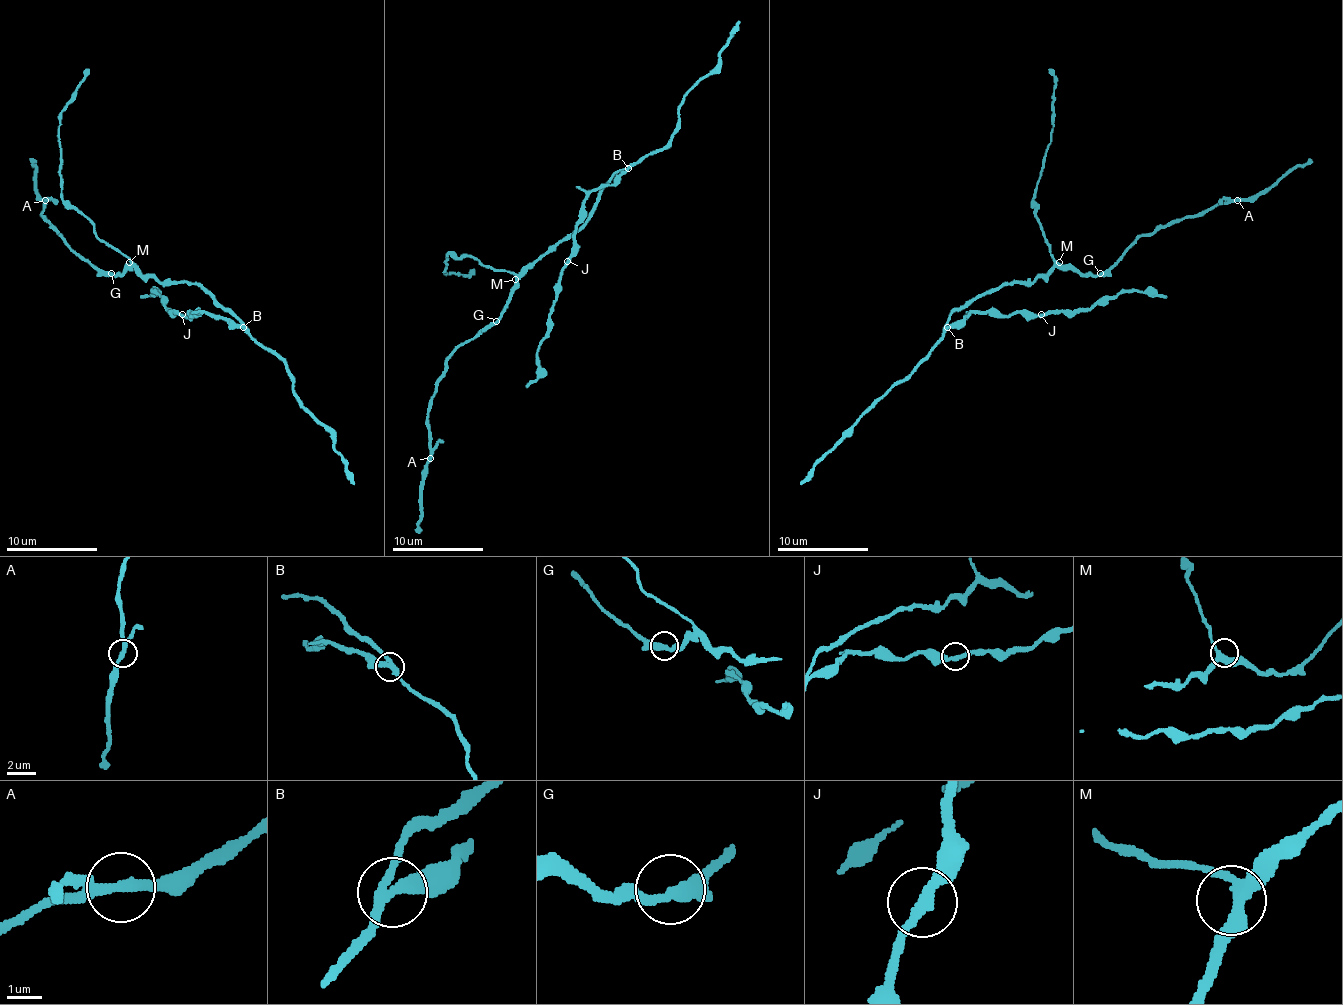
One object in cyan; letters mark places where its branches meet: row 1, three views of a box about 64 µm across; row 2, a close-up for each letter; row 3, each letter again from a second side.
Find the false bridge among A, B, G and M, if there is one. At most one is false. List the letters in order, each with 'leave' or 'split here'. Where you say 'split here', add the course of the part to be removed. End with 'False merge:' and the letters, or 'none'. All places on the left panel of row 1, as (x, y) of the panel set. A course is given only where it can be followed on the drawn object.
A: leave
B: split here; foreign part runs (244, 328), (237, 328), (228, 319), (214, 319), (202, 312), (173, 312), (154, 291), (141, 298)
G: leave
M: leave
False merge: B

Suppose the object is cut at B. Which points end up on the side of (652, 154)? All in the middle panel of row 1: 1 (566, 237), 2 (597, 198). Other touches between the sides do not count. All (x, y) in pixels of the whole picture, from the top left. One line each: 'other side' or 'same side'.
1: same side
2: same side

